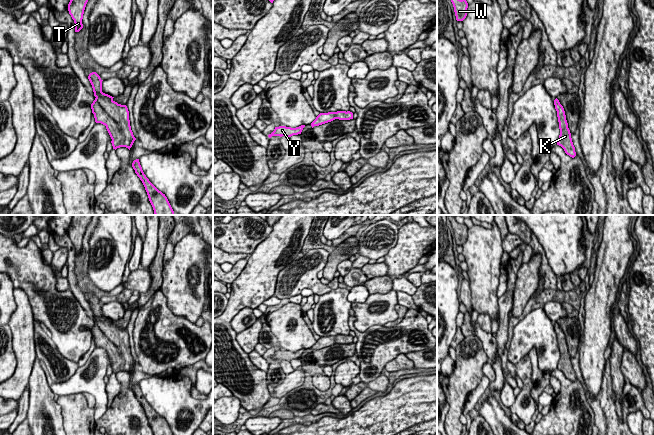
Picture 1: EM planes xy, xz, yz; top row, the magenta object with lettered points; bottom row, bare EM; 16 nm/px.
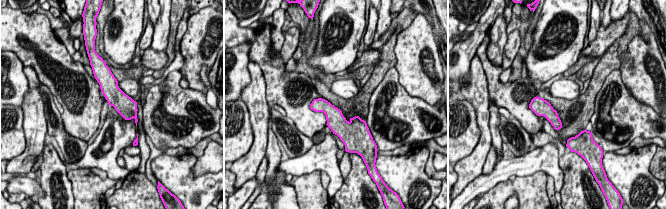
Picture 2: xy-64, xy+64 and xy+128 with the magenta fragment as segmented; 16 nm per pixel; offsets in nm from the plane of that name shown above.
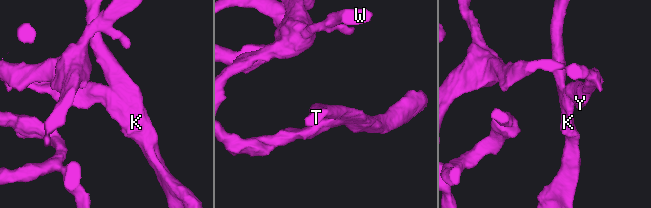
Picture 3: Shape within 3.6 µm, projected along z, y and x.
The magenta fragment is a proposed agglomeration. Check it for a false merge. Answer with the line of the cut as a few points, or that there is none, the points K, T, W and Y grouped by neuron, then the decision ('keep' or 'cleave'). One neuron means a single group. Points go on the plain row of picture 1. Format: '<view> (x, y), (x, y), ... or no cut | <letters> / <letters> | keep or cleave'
no cut | K T W Y | keep

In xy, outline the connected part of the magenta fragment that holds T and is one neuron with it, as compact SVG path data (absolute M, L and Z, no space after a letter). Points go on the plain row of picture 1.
M73 215L68 228L68 235L75 247L75 256L83 252L82 243L84 234L93 215Z

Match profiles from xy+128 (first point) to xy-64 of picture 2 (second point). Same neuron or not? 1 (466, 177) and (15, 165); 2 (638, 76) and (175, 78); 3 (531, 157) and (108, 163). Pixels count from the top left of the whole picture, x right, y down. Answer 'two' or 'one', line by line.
1: one
2: two
3: one

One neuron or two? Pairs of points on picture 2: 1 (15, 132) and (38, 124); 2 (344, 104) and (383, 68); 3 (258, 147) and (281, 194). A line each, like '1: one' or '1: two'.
1: two
2: one
3: two

